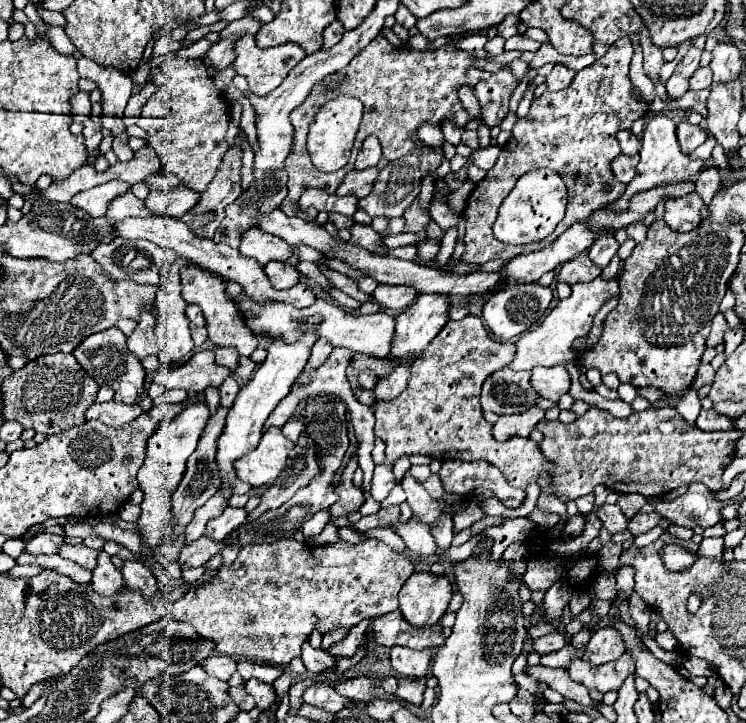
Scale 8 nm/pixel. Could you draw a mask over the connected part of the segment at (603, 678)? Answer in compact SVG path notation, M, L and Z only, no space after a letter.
M625 652L617 660L601 664L601 666L591 666L583 658L579 658L579 660L571 662L567 672L575 682L585 684L587 688L597 688L601 694L605 694L609 690L617 692L621 688L621 684L625 682L625 678L635 674L635 662L629 652Z

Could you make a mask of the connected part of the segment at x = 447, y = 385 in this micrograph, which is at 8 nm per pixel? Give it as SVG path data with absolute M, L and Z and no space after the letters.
M467 316L465 320L447 322L443 326L443 330L427 346L427 350L421 352L413 360L413 366L409 366L411 378L409 378L407 388L391 402L377 402L379 414L375 414L377 416L375 436L379 436L387 444L385 462L381 466L375 466L375 474L373 474L371 496L377 502L381 502L391 492L391 488L395 486L393 464L401 456L420 454L437 460L460 459L467 462L487 460L505 474L505 478L511 486L523 488L523 490L531 482L537 482L541 470L549 470L549 462L545 462L545 456L541 454L539 444L535 444L529 438L511 438L507 442L497 442L491 434L491 424L483 418L483 410L481 410L481 404L479 404L481 386L483 386L483 382L489 374L507 366L513 360L513 356L515 356L515 344L511 344L511 342L503 344L503 342L495 342L493 338L489 338L481 318L477 318L477 316Z

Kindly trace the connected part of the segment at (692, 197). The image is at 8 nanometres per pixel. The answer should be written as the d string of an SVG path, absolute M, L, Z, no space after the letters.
M695 192L685 194L681 198L669 198L665 202L665 222L671 230L691 232L699 226L699 212L703 204Z

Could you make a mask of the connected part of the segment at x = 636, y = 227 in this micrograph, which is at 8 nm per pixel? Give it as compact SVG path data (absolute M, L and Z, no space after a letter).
M633 222L633 224L627 226L627 234L635 242L643 242L645 240L645 234L647 234L647 226L643 222Z

